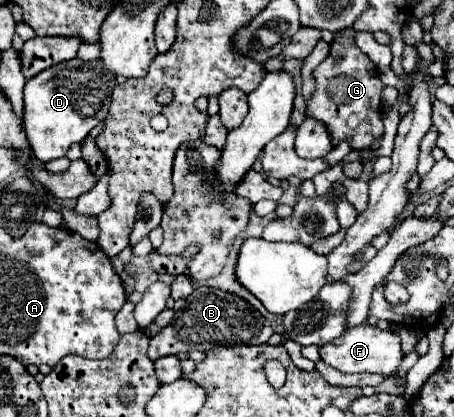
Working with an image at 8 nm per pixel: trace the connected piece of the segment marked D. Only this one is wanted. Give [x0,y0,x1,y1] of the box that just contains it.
[25,58,115,162]

